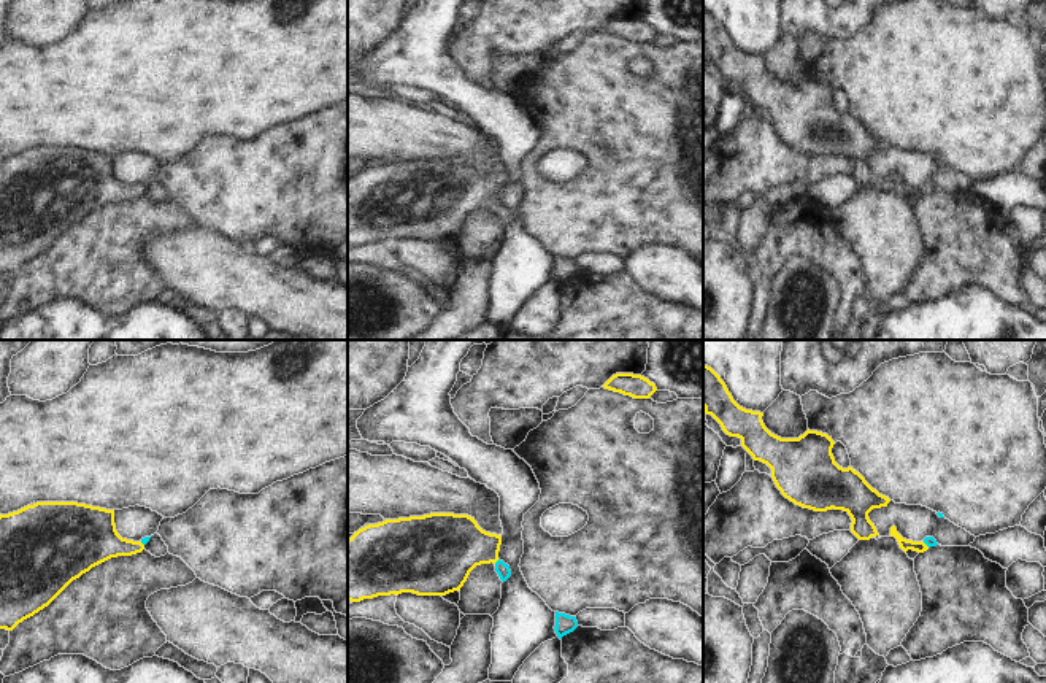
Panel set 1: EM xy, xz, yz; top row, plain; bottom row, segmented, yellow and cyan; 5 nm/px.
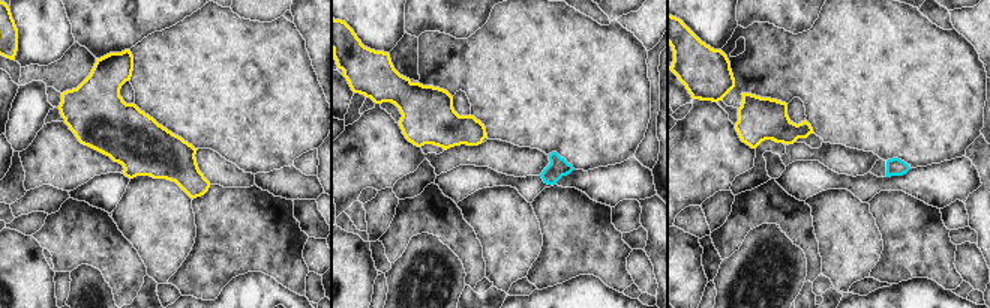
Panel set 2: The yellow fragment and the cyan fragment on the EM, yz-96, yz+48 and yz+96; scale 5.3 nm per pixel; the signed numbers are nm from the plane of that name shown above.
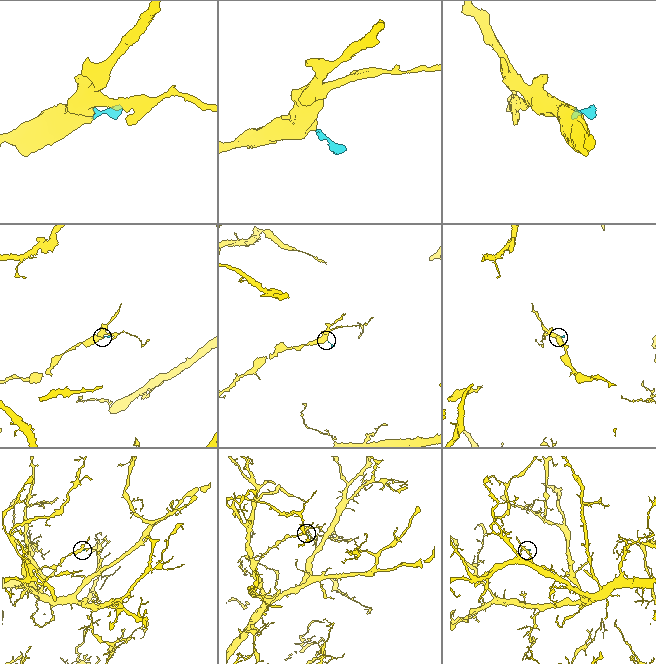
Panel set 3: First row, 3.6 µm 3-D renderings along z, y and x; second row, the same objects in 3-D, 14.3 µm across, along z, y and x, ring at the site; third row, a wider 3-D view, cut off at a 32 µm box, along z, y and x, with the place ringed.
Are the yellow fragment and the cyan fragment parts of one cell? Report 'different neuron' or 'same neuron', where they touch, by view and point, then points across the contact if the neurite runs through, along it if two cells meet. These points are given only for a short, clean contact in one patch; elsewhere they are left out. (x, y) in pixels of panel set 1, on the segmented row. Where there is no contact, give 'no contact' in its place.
same neuron | xz (496, 561) | across xz (449, 547), (481, 547), (496, 561), (502, 569)

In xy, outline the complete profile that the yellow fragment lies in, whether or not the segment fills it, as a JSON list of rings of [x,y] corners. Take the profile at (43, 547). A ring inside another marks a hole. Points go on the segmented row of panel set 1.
[[[37,502],[0,515],[0,629],[13,631],[92,567],[143,550],[117,534],[114,510]]]

